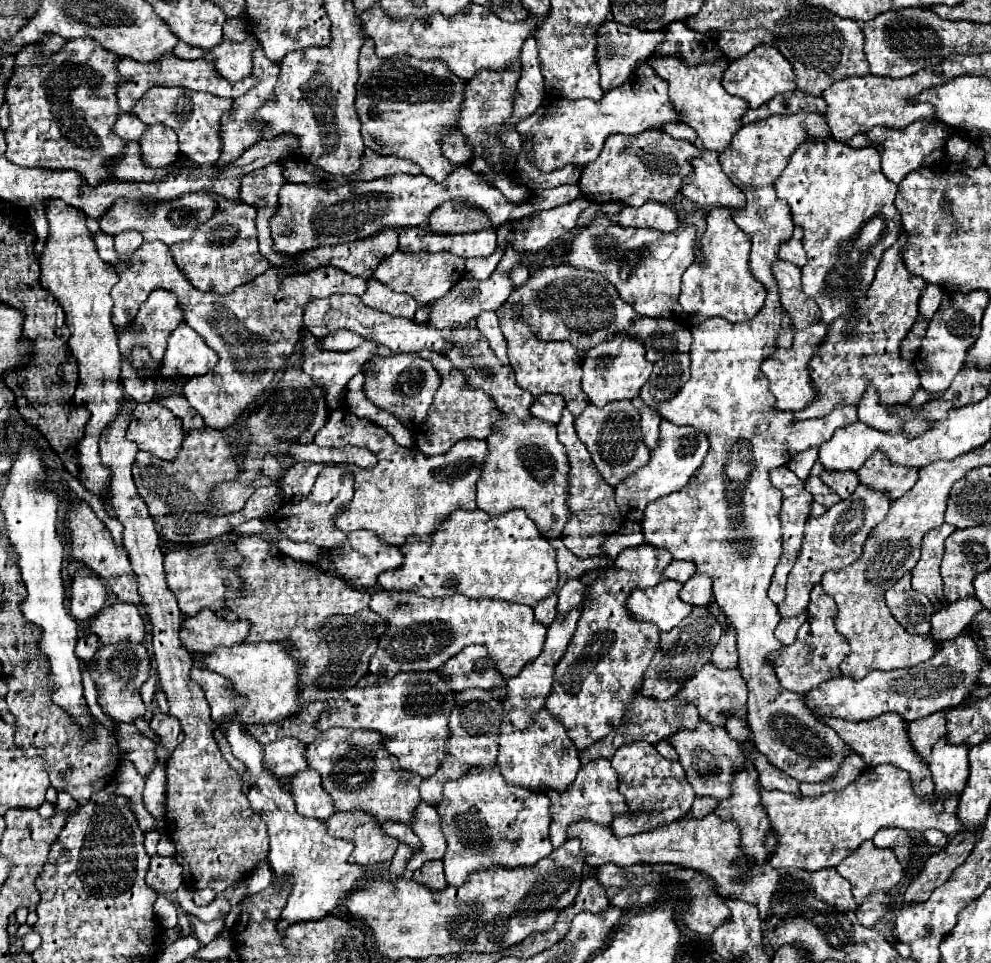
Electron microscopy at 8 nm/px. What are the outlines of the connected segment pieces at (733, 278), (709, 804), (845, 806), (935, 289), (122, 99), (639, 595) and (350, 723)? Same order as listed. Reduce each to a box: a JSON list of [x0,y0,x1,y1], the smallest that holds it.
[[679,208,767,326],[691,796,717,820],[761,764,961,872],[919,284,943,320],[117,54,257,112],[627,580,693,632],[317,672,455,778]]

